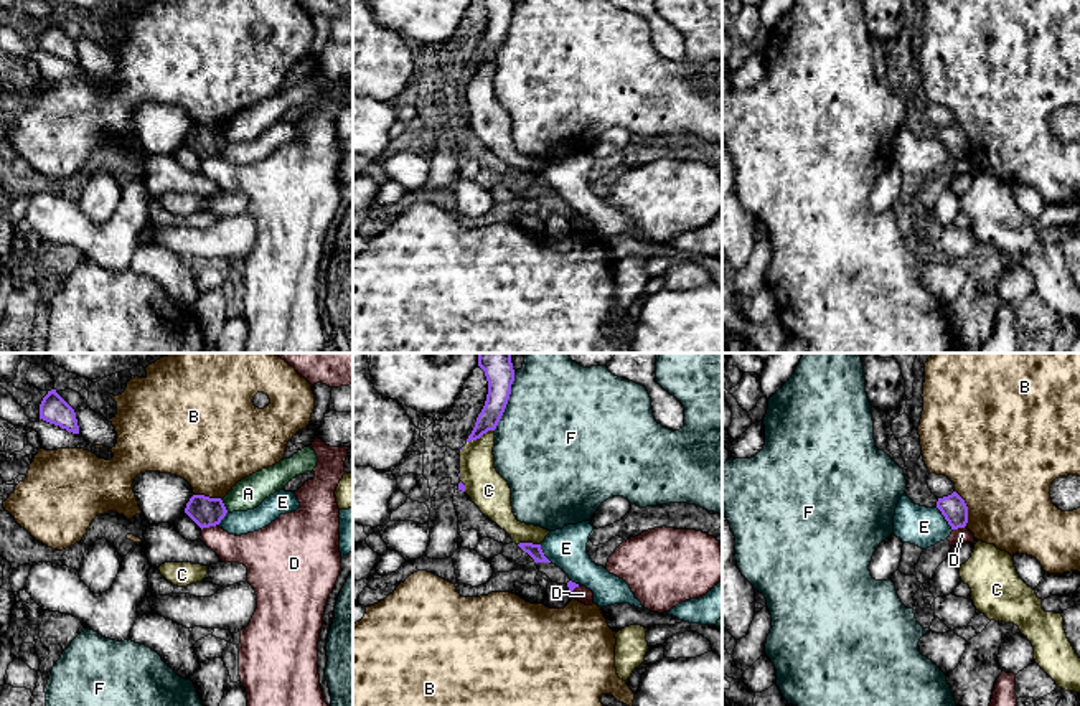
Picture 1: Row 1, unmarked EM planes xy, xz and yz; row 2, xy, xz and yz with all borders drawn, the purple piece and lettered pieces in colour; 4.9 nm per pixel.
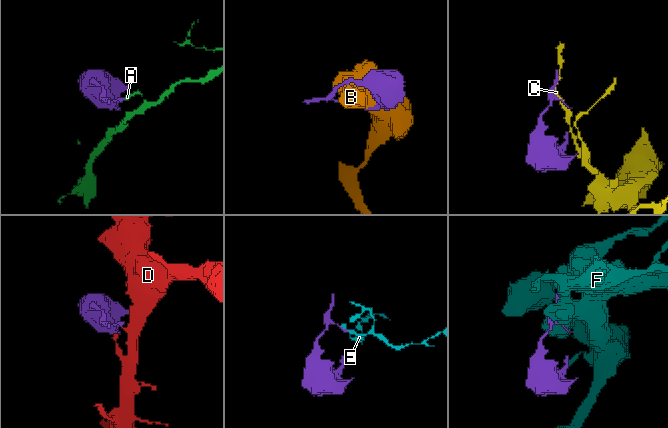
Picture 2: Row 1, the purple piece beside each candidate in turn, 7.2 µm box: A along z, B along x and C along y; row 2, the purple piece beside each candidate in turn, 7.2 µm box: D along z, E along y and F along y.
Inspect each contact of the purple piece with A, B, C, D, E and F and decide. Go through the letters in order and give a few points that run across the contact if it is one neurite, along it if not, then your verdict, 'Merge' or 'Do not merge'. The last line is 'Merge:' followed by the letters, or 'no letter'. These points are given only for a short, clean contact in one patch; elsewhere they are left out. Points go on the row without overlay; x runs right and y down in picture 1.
A: Line: xy (221, 131), (228, 142). Do not merge
B: Do not merge
C: Do not merge
D: Line: xy (216, 154), (201, 160). Do not merge
E: Line: yz (935, 137), (952, 160). Do not merge
F: Do not merge
Merge: no letter

